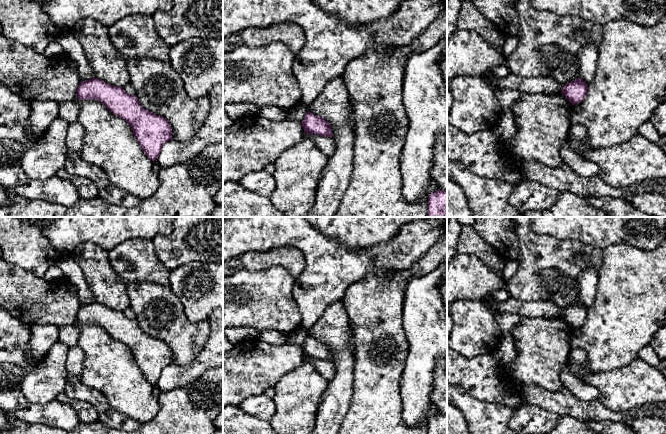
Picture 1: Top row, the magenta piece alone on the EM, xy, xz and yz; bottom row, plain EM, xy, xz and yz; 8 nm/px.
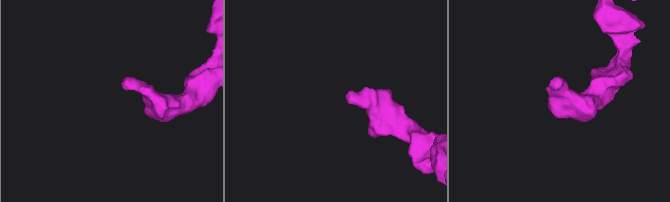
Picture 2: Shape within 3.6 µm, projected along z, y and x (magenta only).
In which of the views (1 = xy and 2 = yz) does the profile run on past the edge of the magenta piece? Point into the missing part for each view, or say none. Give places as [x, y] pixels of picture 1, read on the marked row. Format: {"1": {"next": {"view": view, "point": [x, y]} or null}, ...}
{"1": {"next": null}, "2": {"next": null}}

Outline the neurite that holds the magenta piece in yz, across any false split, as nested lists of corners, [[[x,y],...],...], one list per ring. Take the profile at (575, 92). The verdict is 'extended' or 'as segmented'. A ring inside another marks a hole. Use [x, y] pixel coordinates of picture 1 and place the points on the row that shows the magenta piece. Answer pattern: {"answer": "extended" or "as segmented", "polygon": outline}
{"answer": "as segmented", "polygon": [[[577,78],[574,81],[563,86],[561,94],[572,104],[581,103],[586,97],[588,88],[586,82],[581,78]]]}

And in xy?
{"answer": "as segmented", "polygon": [[[92,78],[80,82],[76,97],[80,100],[97,100],[125,120],[142,150],[153,162],[157,161],[163,145],[173,139],[168,120],[143,108],[137,96],[126,93],[123,87]]]}

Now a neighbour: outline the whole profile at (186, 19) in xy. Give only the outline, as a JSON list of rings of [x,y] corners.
[[[173,0],[169,10],[152,16],[156,32],[170,47],[193,37],[223,39],[223,0]]]

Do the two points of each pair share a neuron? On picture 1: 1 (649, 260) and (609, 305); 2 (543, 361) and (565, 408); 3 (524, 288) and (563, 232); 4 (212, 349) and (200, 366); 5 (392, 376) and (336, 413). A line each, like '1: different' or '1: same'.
1: same
2: different
3: different
4: same
5: different

